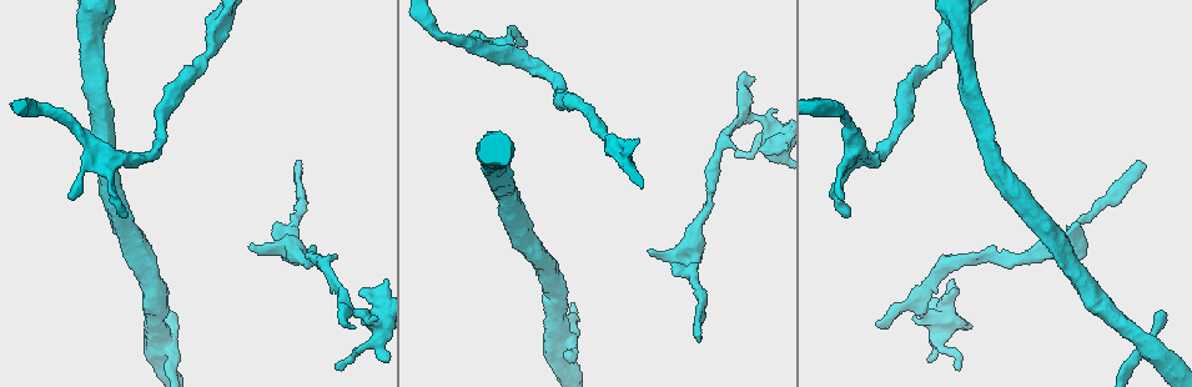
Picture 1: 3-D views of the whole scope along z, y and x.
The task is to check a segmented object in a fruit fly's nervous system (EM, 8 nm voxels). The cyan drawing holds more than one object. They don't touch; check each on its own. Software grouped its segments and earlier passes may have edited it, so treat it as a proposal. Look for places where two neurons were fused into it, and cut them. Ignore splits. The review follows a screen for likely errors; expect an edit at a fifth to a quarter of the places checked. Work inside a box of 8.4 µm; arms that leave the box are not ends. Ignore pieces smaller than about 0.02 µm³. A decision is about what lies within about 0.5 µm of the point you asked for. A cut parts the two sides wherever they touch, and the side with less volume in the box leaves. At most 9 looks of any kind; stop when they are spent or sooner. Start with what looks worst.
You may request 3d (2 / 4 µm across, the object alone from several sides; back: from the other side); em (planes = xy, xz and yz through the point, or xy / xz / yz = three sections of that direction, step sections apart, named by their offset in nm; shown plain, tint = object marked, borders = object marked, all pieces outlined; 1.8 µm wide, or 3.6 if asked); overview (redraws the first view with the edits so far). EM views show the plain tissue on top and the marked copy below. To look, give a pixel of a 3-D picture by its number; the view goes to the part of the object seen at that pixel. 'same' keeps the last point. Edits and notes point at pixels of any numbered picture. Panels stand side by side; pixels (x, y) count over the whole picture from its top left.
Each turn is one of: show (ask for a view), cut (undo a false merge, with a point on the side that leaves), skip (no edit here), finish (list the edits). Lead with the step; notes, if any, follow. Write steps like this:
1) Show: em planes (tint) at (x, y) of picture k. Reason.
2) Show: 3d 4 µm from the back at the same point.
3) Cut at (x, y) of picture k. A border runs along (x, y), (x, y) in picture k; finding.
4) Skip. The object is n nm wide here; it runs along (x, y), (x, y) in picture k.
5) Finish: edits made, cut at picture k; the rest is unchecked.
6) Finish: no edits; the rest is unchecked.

Show: 3d 2 µm from the back at (115, 156) of picture 1. Calibre changes.

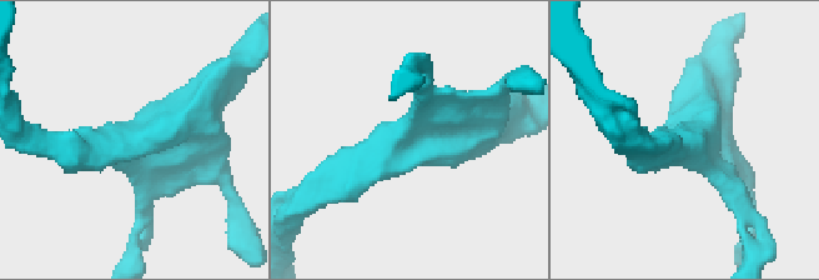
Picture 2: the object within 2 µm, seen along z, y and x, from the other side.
Show: em planes (tint) at (697, 141) of picture 2.

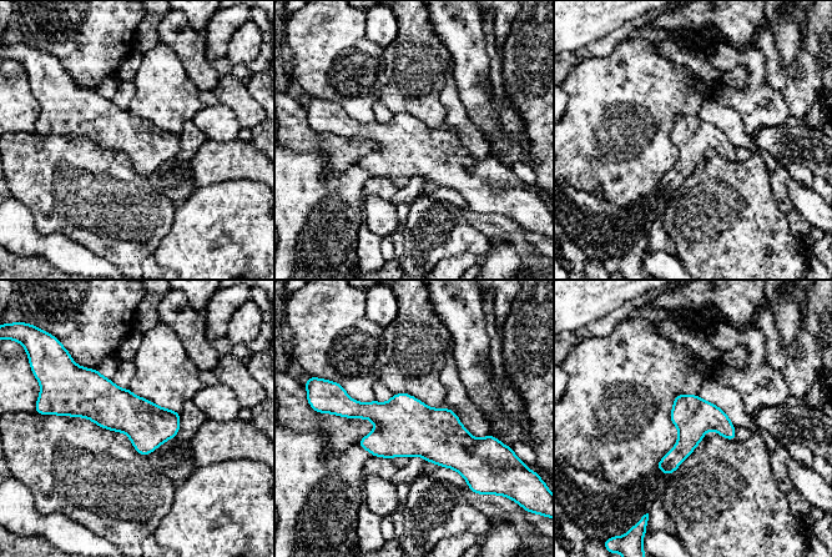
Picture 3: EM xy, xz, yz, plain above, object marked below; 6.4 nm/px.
Skip. The object is 240 nm wide here; all the same neuron.

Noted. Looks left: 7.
Show: 3d 2 µm at (557, 341) of picture 1. Three arms meet.

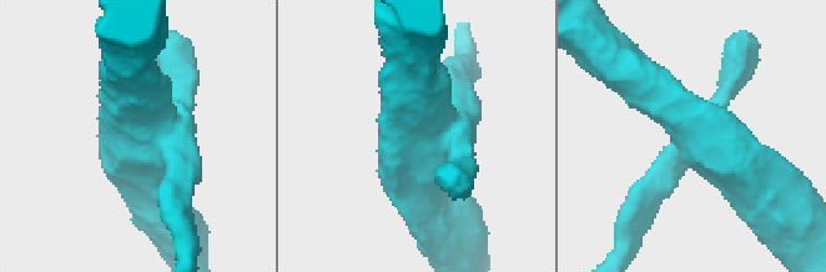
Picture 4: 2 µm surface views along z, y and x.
Show: em planes (tint) at (141, 128) of picture 4. Shape alone is not enough.

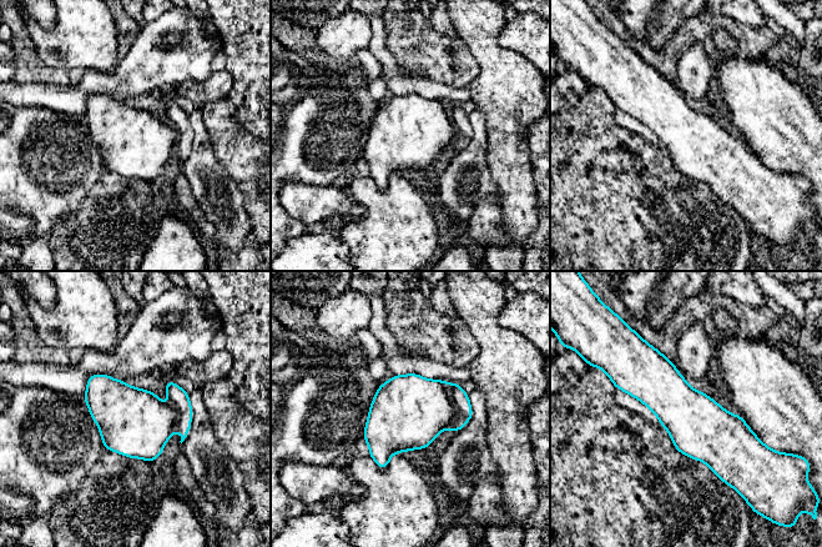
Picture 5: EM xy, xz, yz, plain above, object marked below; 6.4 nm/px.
Cut at (460, 400) of picture 5. The object is 400 nm wide here; a border runs along (447, 384), (455, 410), (449, 427) in picture 5; two neurons meet here.

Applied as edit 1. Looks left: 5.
Show: overview.

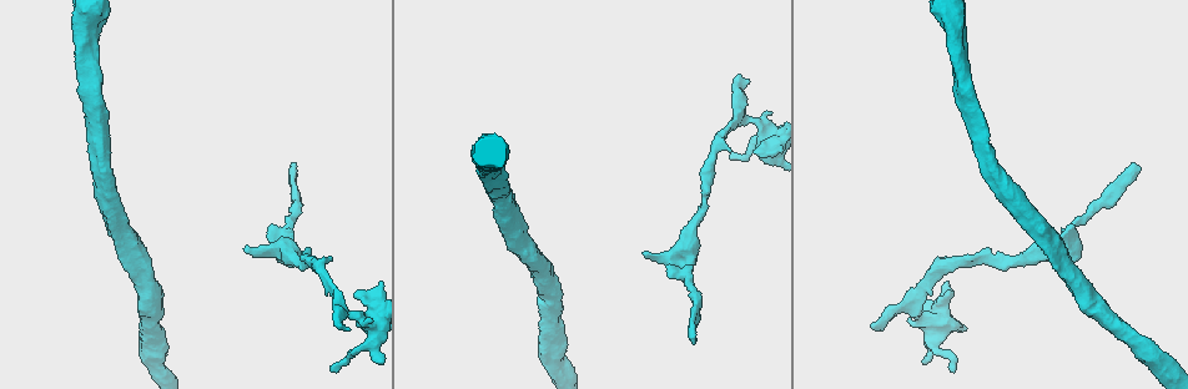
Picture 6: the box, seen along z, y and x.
Show: em 3.6 µm planes (tint) at (686, 247) of picture 6. Abrupt turn.

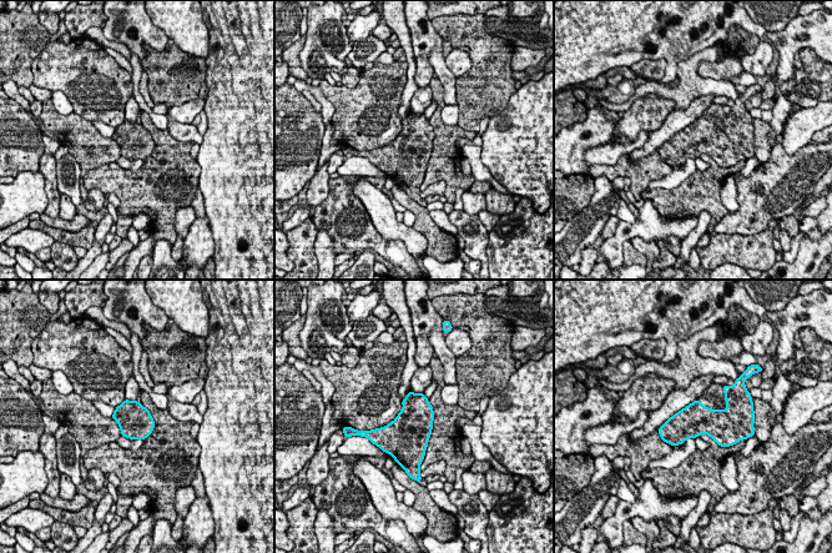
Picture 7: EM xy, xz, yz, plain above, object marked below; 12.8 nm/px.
Skip. All the same neuron.

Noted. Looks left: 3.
Show: 3d 2 µm at (933, 321) of picture 6. Calibre changes.

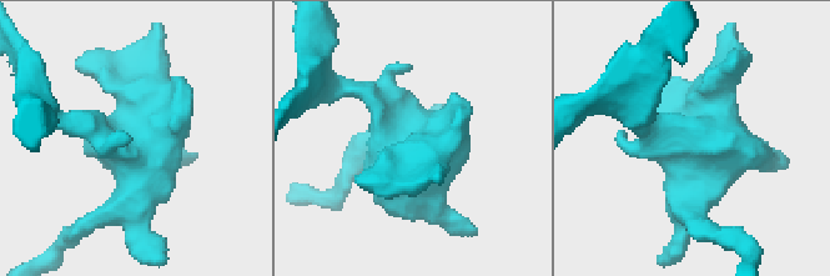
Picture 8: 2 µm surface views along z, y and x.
Show: em xz step 4 (tint) at (130, 145) of picture 8. Shape alone is not enough.

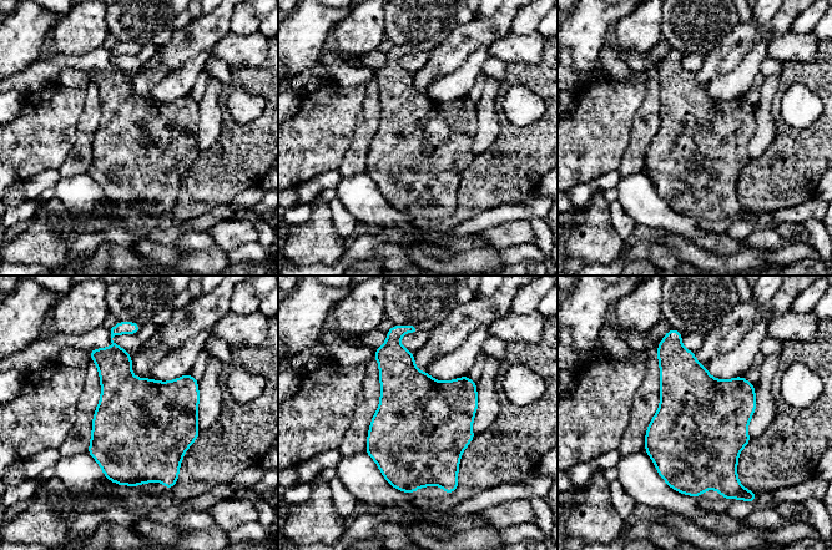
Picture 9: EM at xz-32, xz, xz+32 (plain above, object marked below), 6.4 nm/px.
Skip. Continuous, no second neuron.

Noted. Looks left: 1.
Finish: edits made, cut at picture 5; the rest is unchecked.

